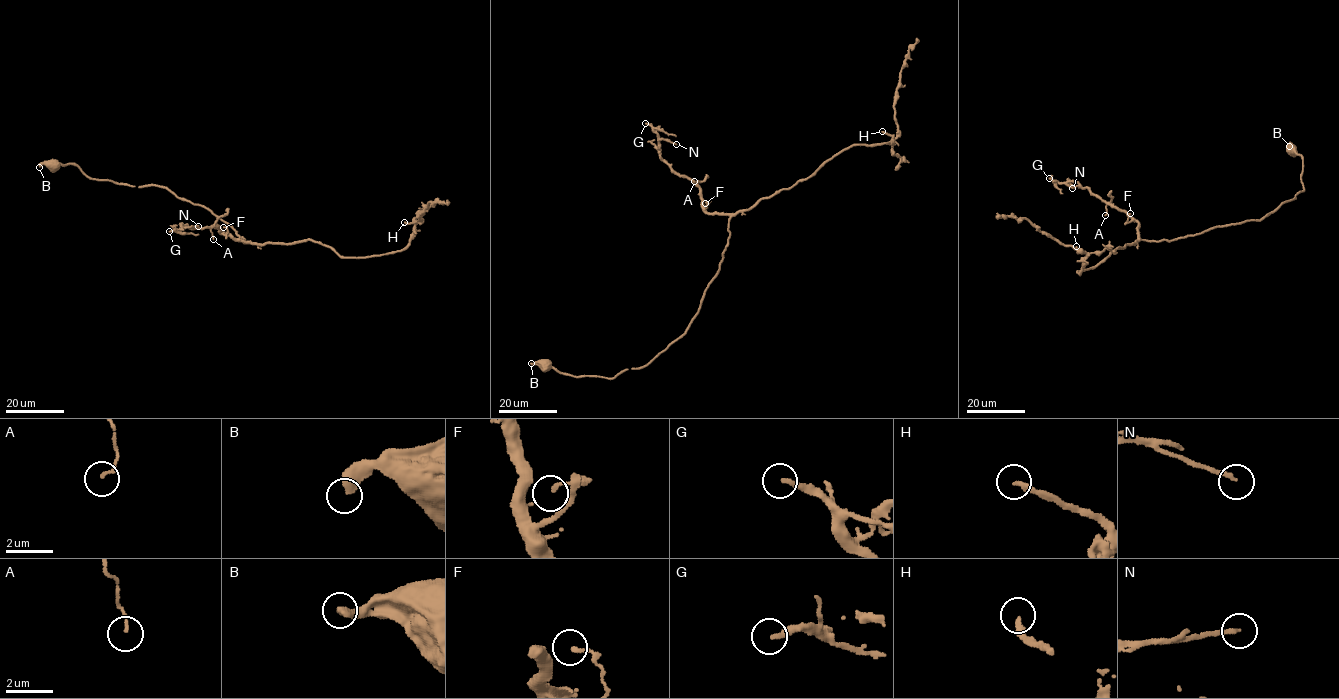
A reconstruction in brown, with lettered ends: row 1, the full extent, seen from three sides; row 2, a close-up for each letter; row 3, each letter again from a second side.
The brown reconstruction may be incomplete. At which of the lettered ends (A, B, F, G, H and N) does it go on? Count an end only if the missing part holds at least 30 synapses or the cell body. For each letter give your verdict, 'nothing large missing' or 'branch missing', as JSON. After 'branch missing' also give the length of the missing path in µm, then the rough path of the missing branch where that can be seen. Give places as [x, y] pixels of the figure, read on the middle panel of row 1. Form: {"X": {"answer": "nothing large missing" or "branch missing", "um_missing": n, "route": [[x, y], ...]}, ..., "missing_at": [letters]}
{"A": {"answer": "nothing large missing"}, "B": {"answer": "nothing large missing"}, "F": {"answer": "nothing large missing"}, "G": {"answer": "nothing large missing"}, "H": {"answer": "branch missing", "um_missing": 20, "route": [[882, 131], [878, 125], [887, 116], [886, 107], [878, 101]]}, "N": {"answer": "nothing large missing"}, "missing_at": ["H"]}

